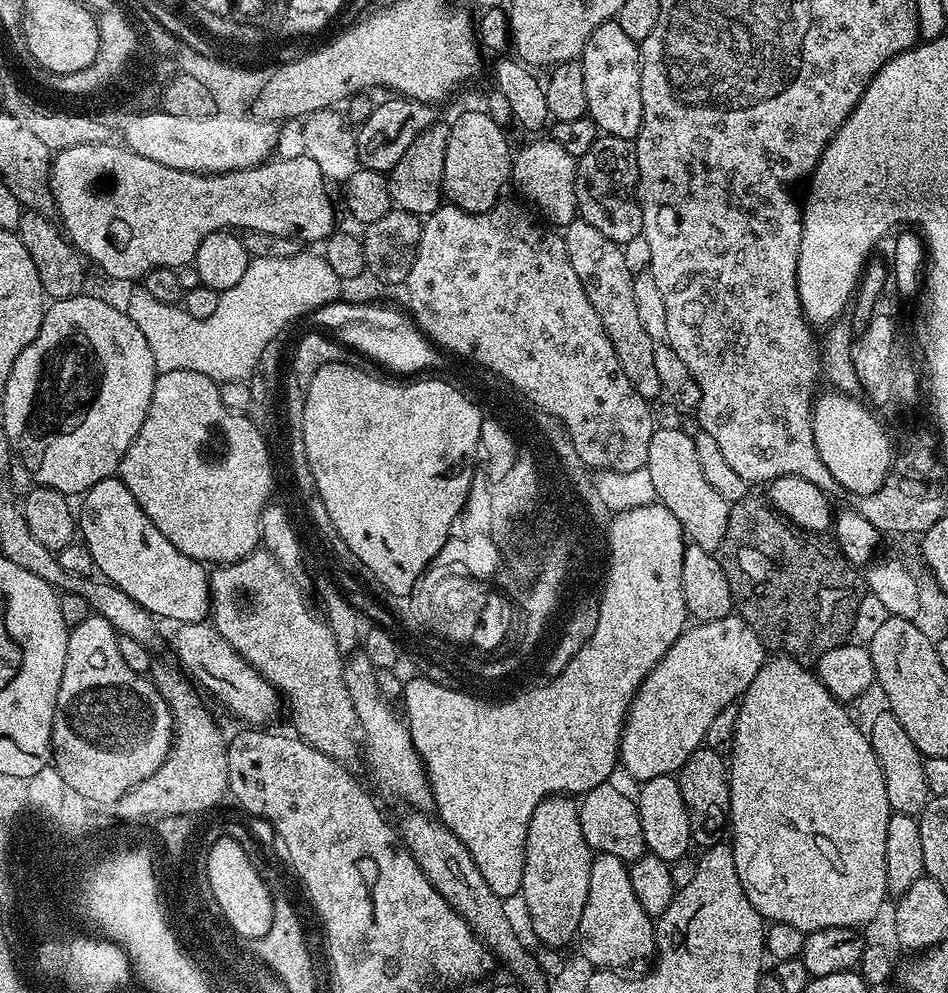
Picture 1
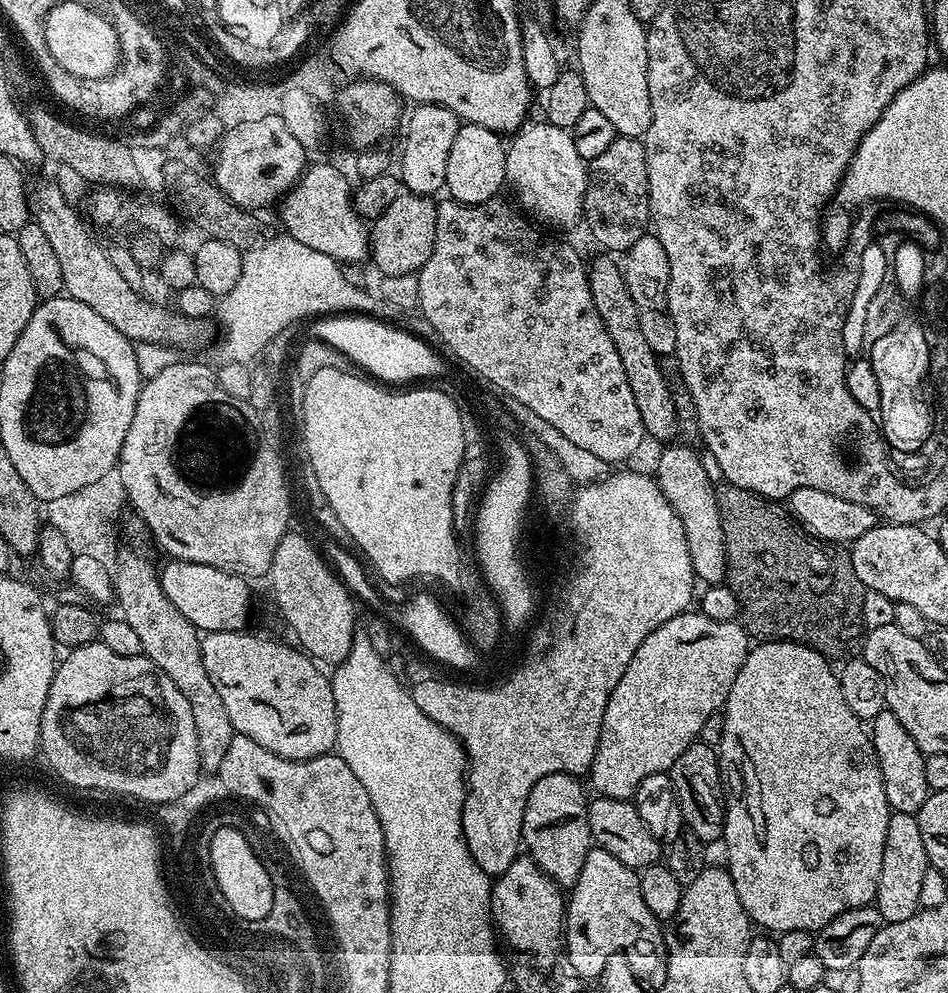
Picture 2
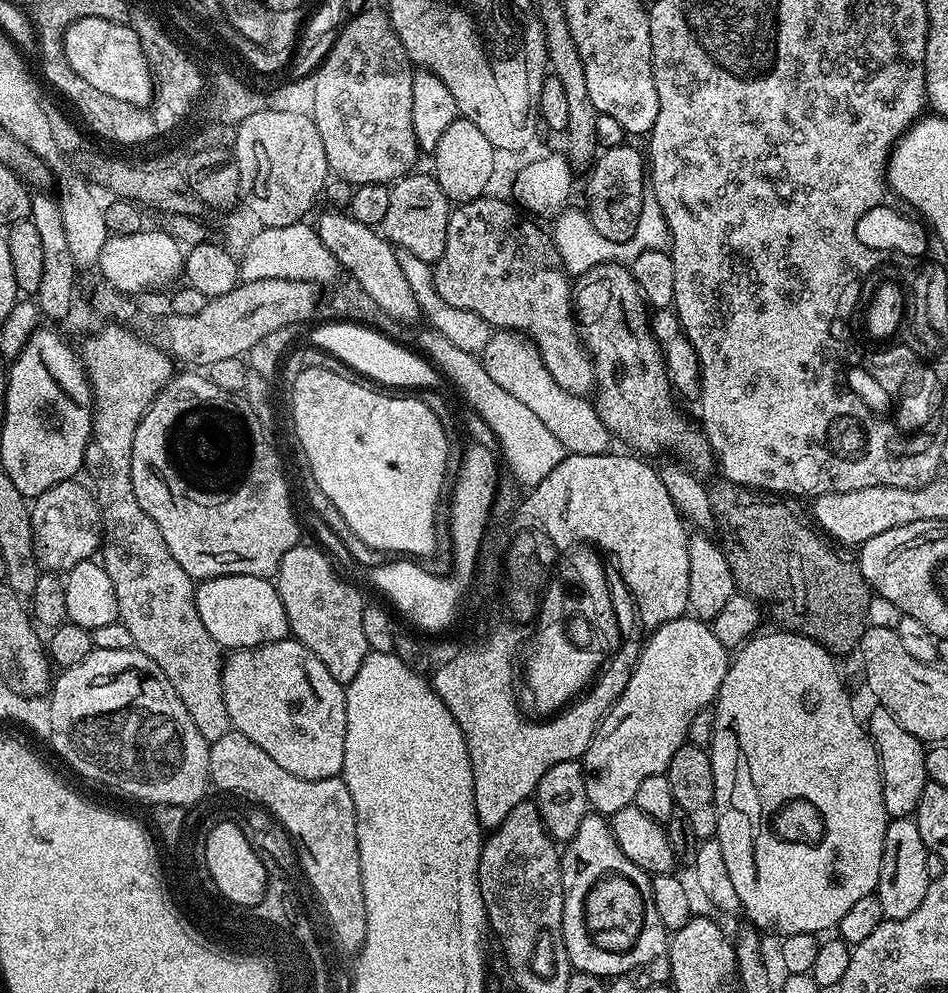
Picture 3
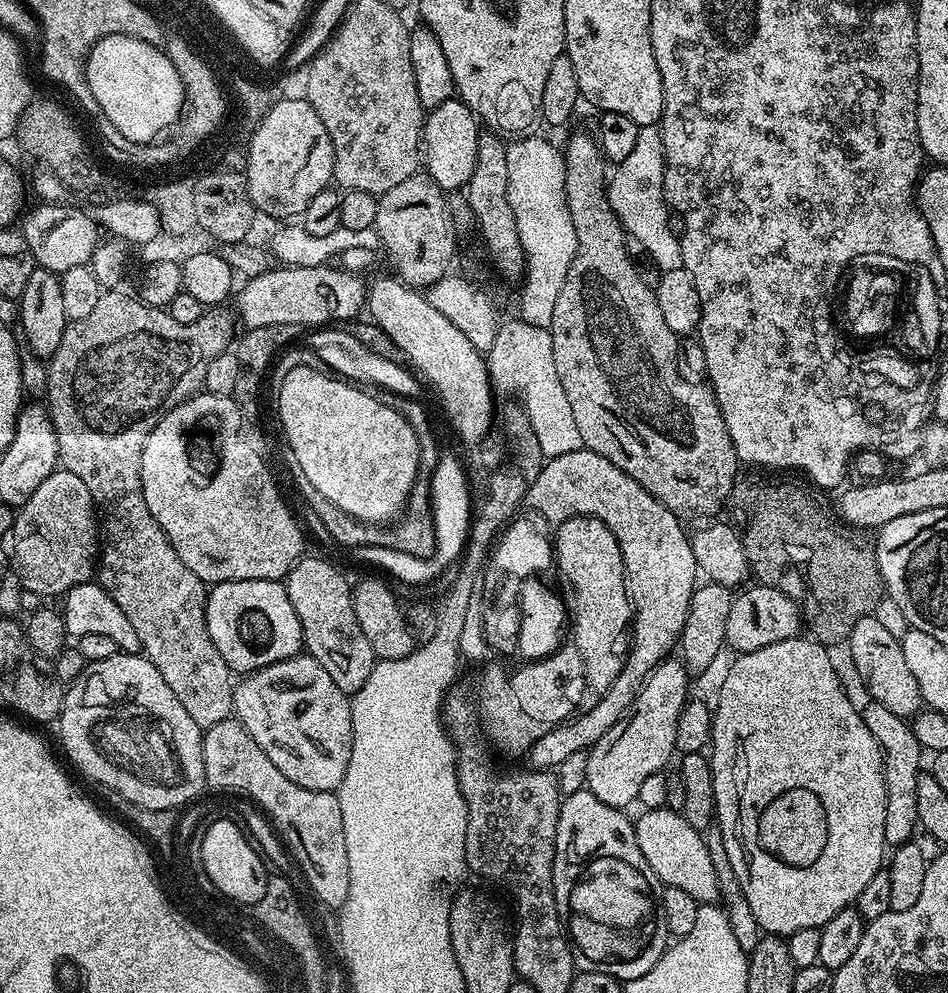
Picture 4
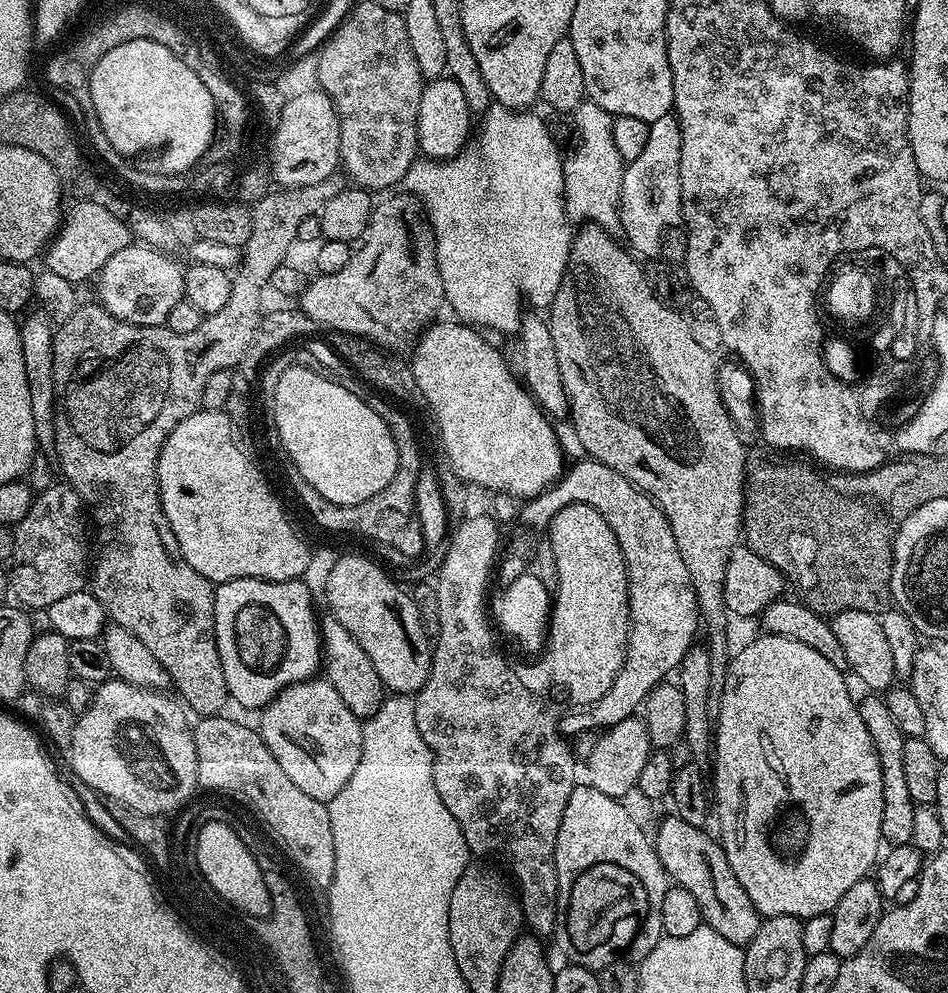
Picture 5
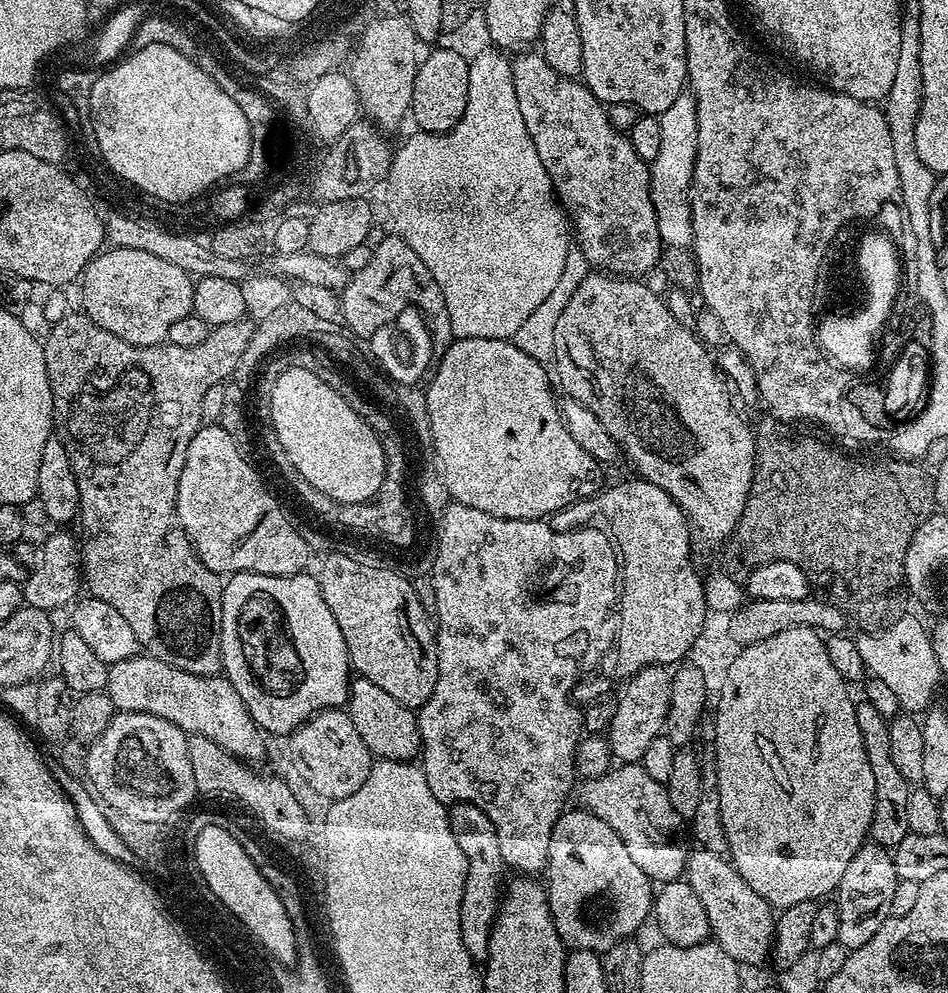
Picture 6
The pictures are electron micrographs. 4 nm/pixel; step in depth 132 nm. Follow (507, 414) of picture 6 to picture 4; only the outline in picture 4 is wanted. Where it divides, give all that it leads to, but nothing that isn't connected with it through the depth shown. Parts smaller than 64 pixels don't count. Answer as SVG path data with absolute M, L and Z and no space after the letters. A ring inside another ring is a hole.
M387 275L367 285L367 315L372 323L390 334L401 357L436 387L453 430L466 443L479 445L492 428L494 387L488 377L485 353L475 349L465 334L430 304L423 291L401 282L395 275Z

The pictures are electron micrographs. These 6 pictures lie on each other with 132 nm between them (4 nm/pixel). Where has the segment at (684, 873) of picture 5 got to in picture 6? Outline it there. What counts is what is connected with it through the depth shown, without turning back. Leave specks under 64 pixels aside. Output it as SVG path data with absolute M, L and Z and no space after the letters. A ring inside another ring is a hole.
M703 850L693 851L688 857L686 879L688 885L694 890L694 894L698 894L698 898L702 898L702 906L706 909L706 918L710 918L711 939L718 947L726 950L726 954L730 954L730 958L734 958L737 965L740 966L760 964L763 960L769 959L772 950L772 937L776 935L774 909L771 904L766 902L766 898L762 898L758 894L754 894L754 890L750 890L746 878L742 878L742 874L738 874L738 870L732 863L718 854L710 854Z

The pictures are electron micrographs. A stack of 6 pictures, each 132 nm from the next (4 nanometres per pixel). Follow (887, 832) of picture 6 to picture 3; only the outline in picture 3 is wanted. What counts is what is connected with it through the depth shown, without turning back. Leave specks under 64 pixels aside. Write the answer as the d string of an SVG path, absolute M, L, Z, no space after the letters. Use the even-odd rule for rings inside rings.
M879 706L866 716L866 731L876 752L880 755L880 777L882 778L882 794L889 817L908 818L915 813L918 802L922 798L922 790L930 781L926 774L925 741L914 738L890 710Z

